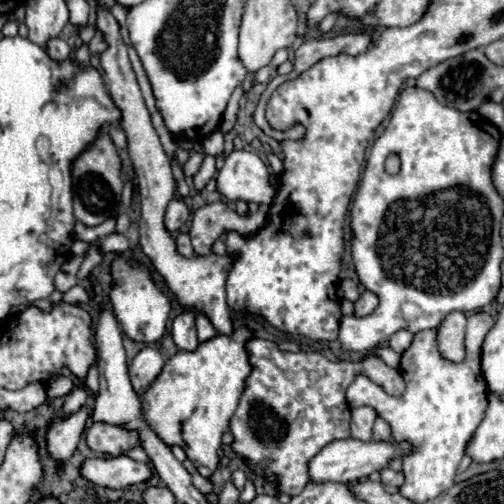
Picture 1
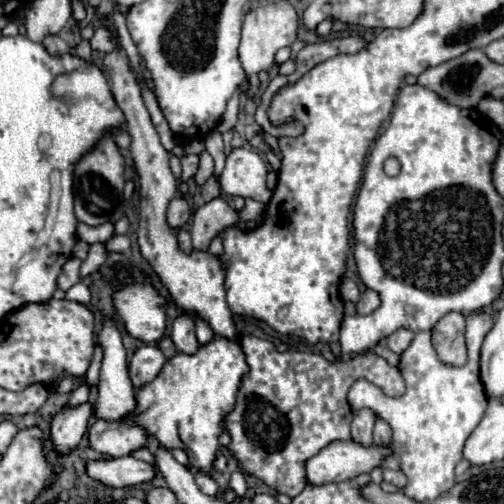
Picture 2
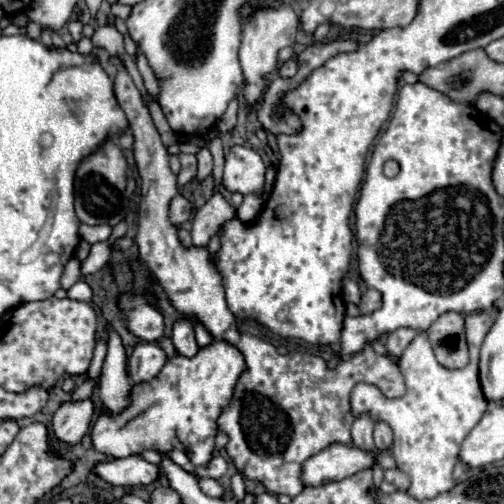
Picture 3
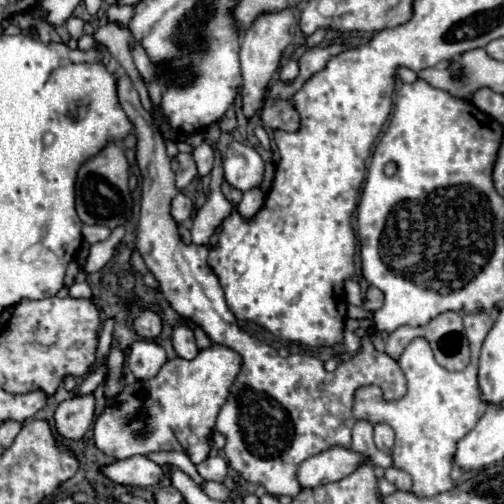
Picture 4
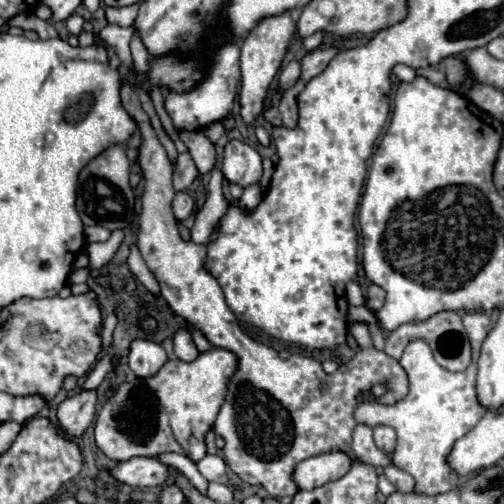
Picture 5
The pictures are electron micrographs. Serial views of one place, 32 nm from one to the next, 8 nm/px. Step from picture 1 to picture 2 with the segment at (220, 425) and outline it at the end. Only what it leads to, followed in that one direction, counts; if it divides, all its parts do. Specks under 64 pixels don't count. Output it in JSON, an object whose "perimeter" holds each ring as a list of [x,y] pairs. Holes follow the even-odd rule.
{"perimeter":[[[240,334],[236,340],[216,336],[208,344],[202,344],[194,354],[178,352],[172,356],[150,384],[136,390],[138,410],[132,418],[120,422],[96,420],[90,426],[90,448],[100,454],[118,458],[144,448],[148,436],[154,436],[168,450],[182,448],[188,454],[190,464],[196,466],[202,474],[208,474],[214,468],[218,438],[224,432],[224,420],[236,404],[240,380],[250,370],[240,346],[240,338]],[[178,426],[182,426],[182,438]]]}

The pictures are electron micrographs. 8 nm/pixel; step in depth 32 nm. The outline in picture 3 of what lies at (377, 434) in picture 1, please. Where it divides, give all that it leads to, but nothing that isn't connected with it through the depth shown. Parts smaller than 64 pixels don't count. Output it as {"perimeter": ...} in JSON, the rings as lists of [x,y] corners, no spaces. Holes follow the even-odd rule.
{"perimeter":[[[376,422],[376,426],[374,426],[374,444],[376,444],[376,448],[378,450],[390,450],[392,438],[394,438],[392,428],[388,428],[388,424],[384,424],[384,422]]]}

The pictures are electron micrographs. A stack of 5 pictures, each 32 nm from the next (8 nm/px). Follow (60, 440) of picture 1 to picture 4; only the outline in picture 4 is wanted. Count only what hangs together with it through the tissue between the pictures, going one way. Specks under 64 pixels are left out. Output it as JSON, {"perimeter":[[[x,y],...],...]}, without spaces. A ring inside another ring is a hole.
{"perimeter":[[[74,396],[64,400],[56,414],[56,430],[66,440],[80,440],[94,420],[94,396]]]}

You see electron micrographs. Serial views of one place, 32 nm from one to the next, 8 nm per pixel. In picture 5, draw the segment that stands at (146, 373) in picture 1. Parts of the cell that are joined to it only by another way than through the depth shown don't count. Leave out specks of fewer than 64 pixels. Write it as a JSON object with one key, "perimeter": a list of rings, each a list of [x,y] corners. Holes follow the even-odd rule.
{"perimeter":[[[134,340],[128,354],[128,366],[138,378],[154,376],[166,362],[166,352],[152,340]]]}

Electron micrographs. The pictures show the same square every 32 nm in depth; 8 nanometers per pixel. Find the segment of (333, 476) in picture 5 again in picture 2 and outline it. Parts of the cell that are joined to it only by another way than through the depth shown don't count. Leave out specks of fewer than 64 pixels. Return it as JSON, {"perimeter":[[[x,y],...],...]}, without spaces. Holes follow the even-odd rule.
{"perimeter":[[[336,440],[306,462],[306,478],[310,484],[352,480],[380,468],[390,454],[394,454],[392,446],[364,446],[354,440]]]}

